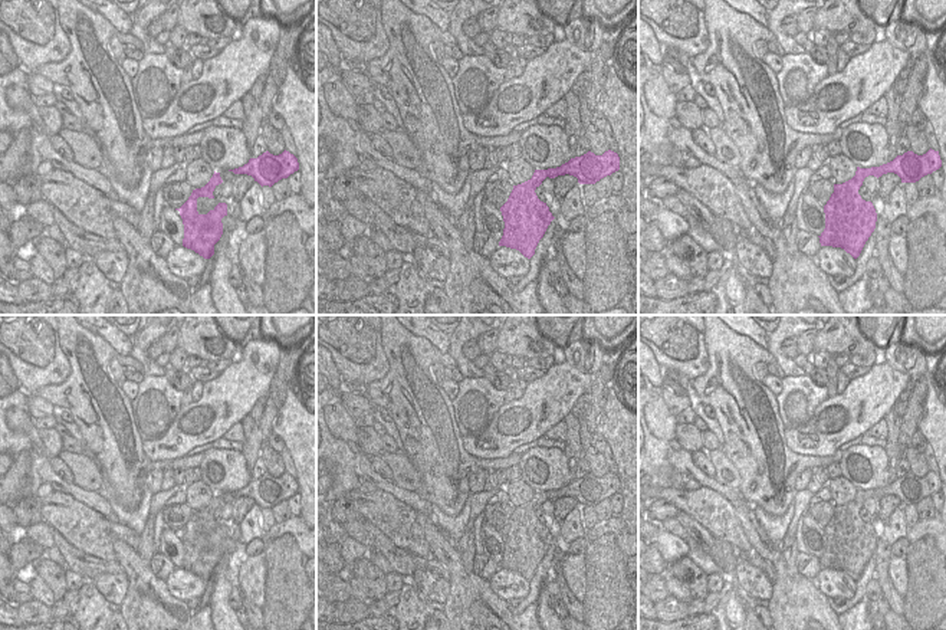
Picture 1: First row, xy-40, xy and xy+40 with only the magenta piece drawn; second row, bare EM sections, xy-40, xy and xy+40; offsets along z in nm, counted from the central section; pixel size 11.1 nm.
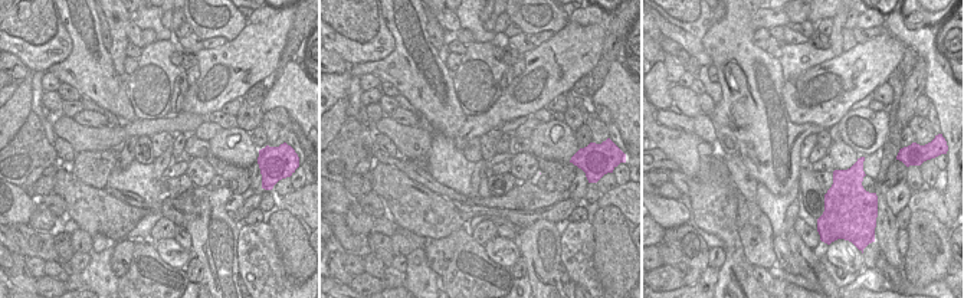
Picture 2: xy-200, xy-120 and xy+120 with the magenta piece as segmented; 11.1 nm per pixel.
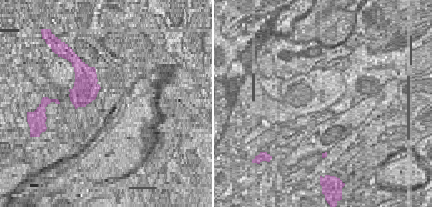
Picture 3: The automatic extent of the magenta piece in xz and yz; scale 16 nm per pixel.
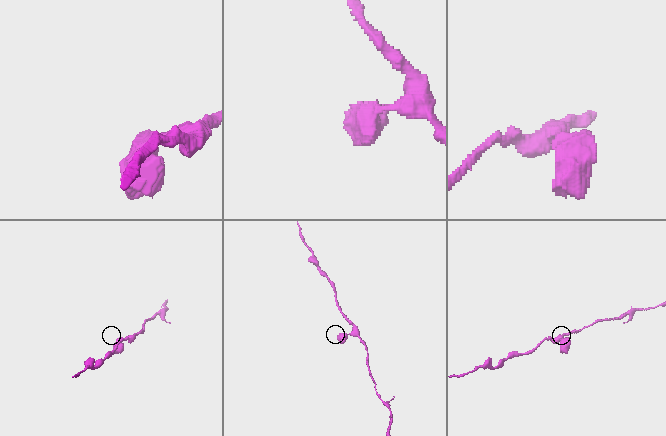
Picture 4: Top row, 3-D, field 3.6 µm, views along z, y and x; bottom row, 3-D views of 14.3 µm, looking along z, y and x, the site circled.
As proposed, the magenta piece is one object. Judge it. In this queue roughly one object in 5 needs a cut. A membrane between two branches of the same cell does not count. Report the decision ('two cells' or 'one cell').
one cell

